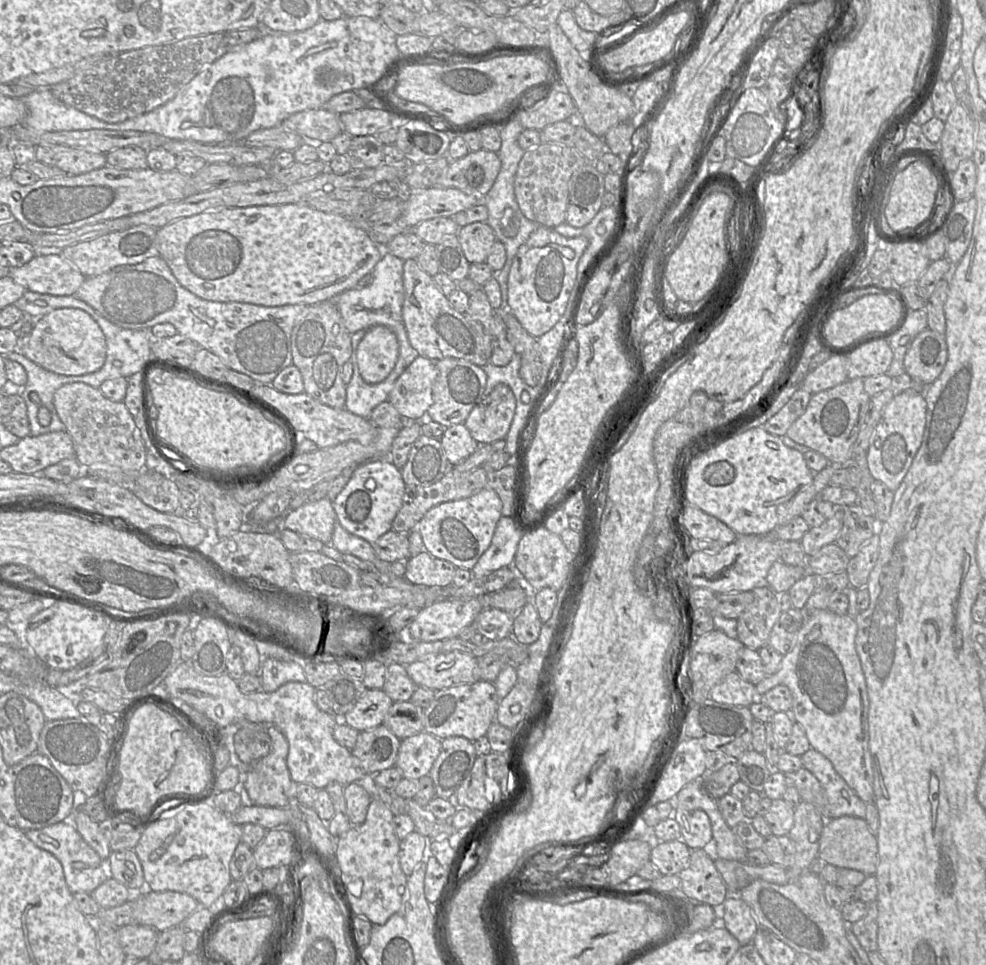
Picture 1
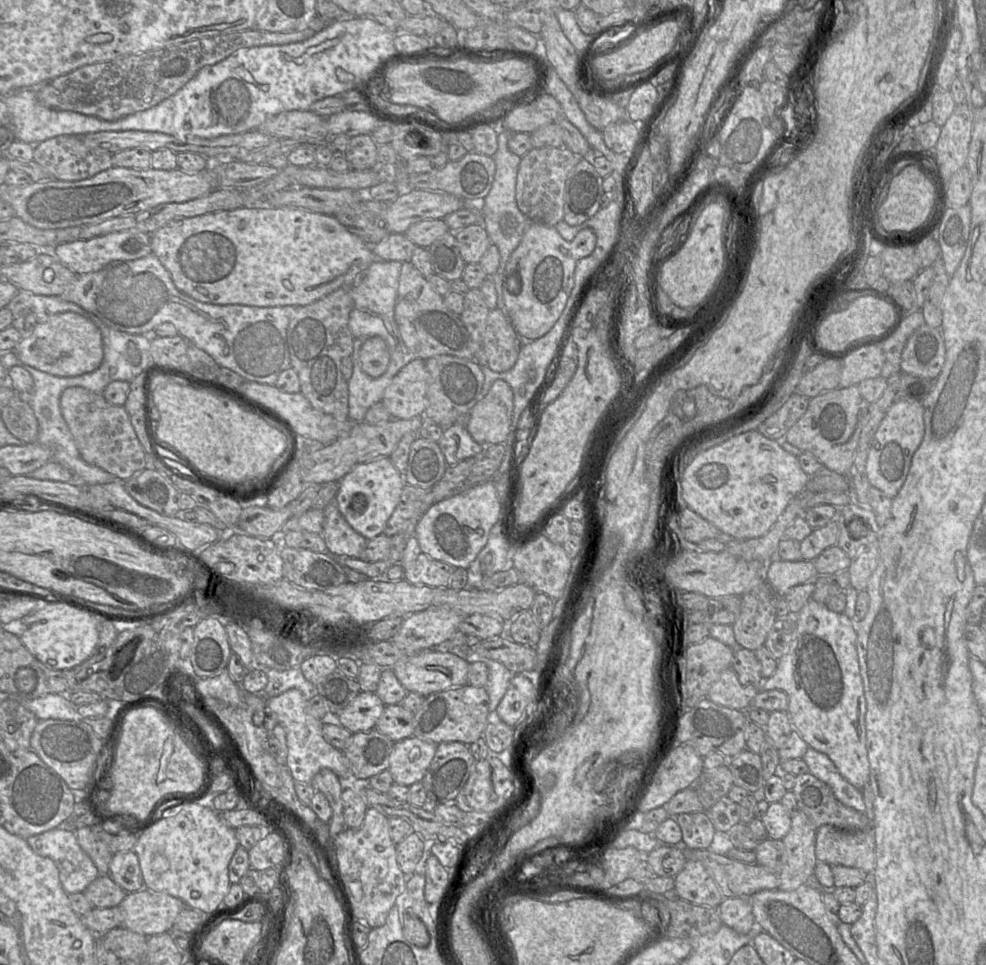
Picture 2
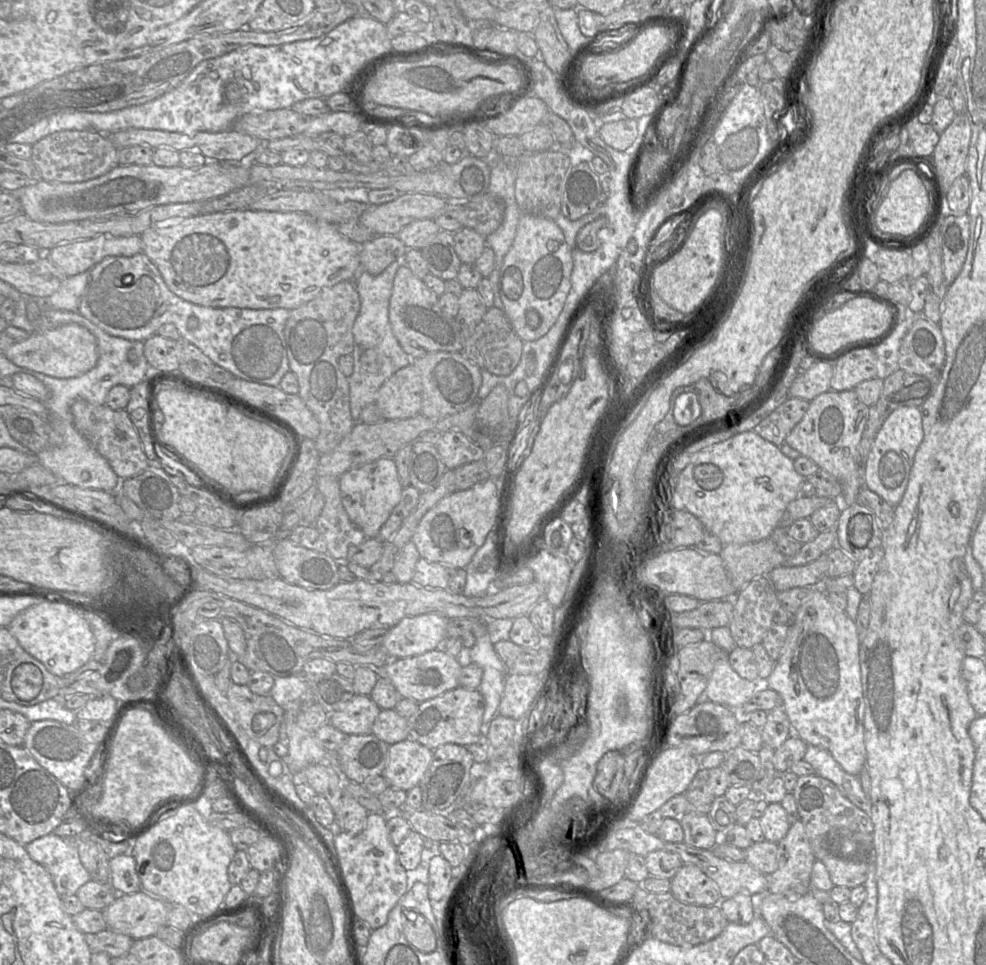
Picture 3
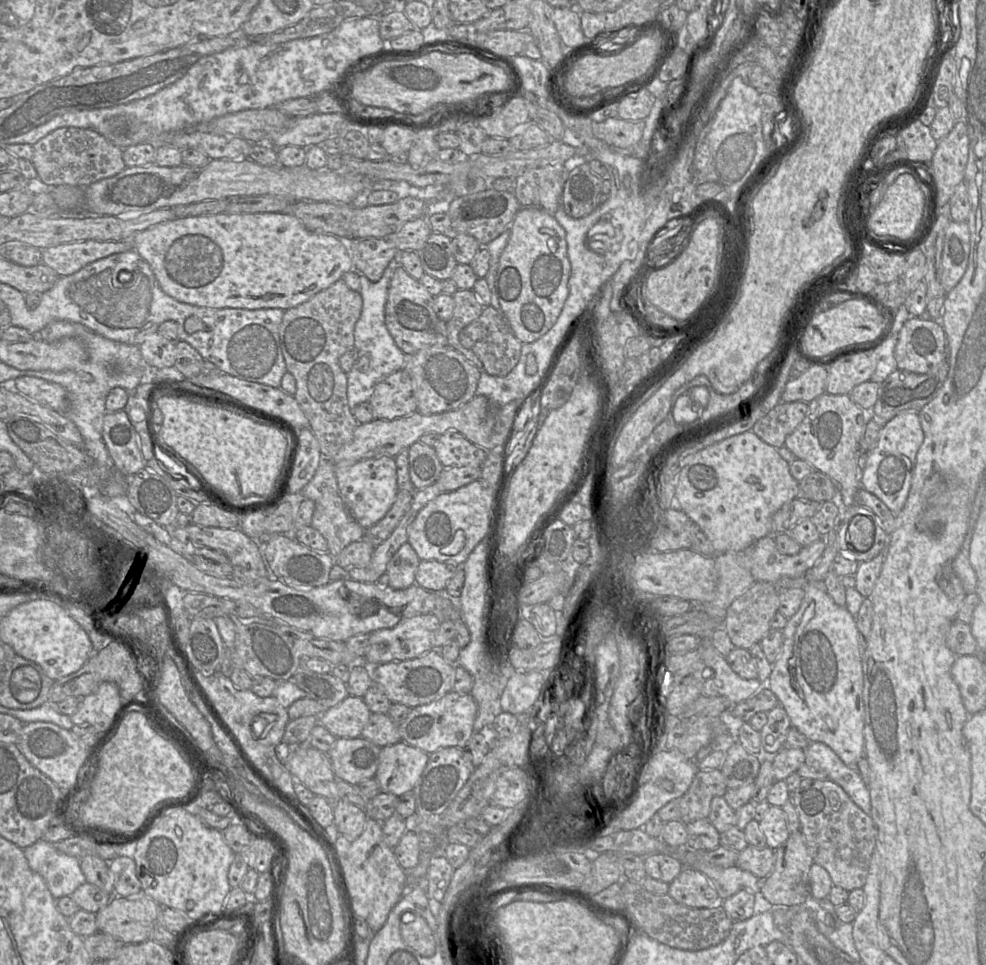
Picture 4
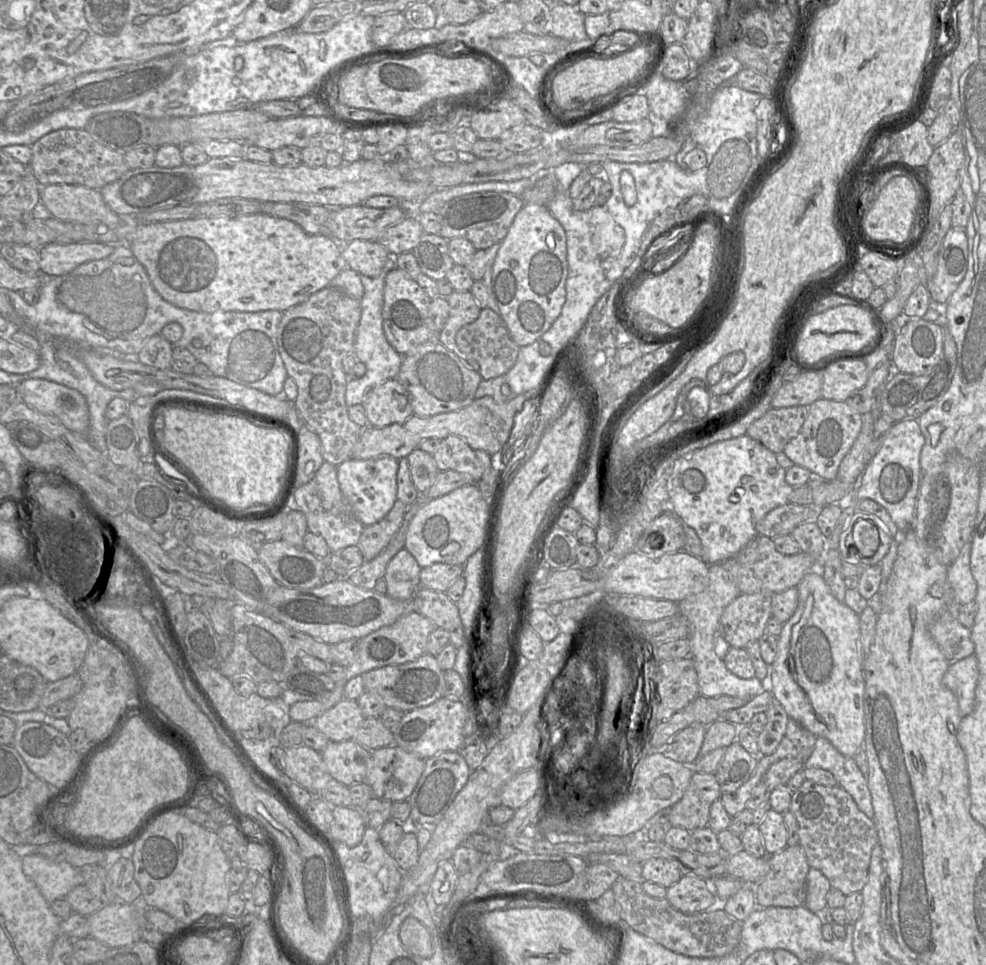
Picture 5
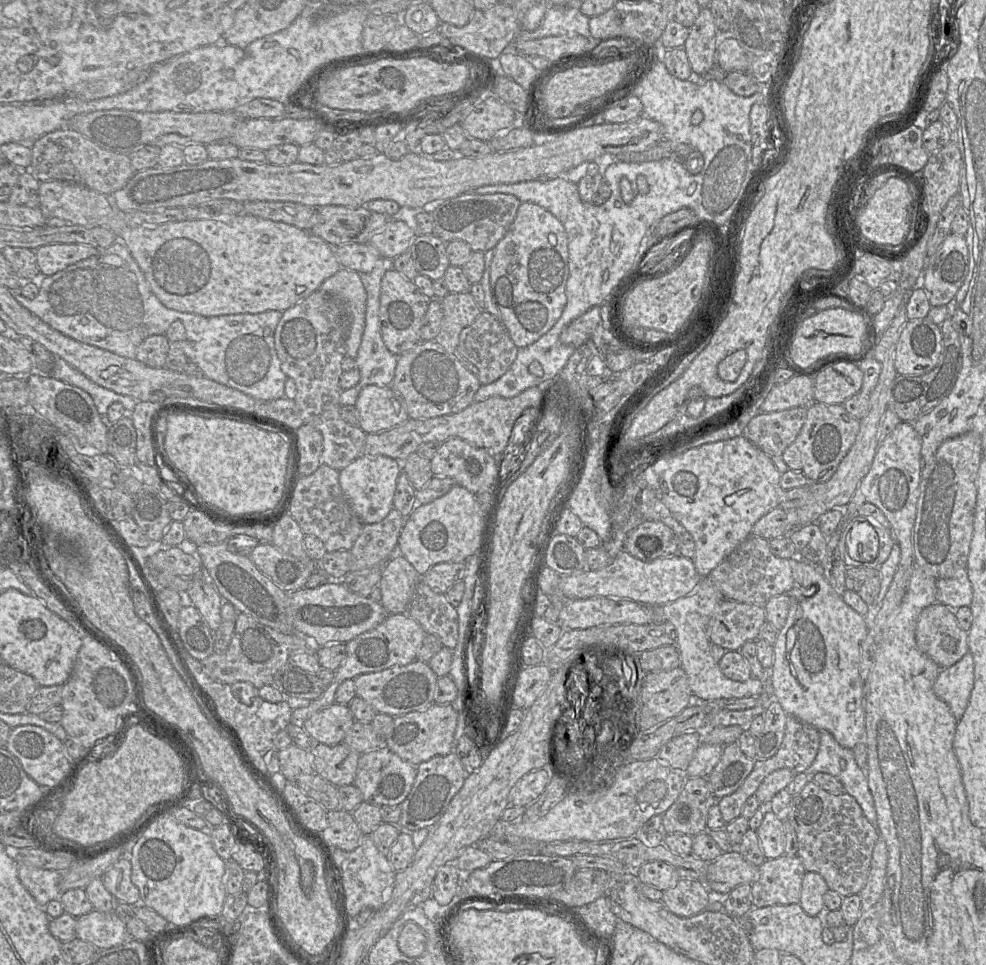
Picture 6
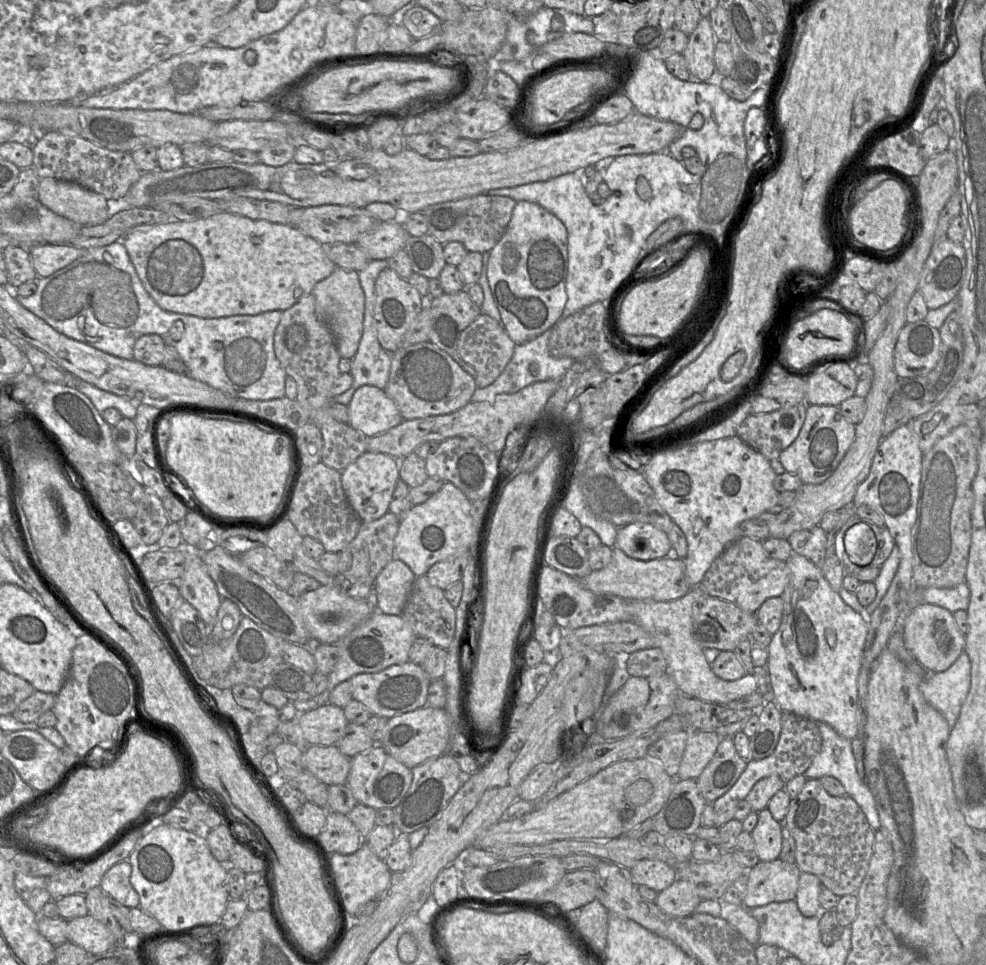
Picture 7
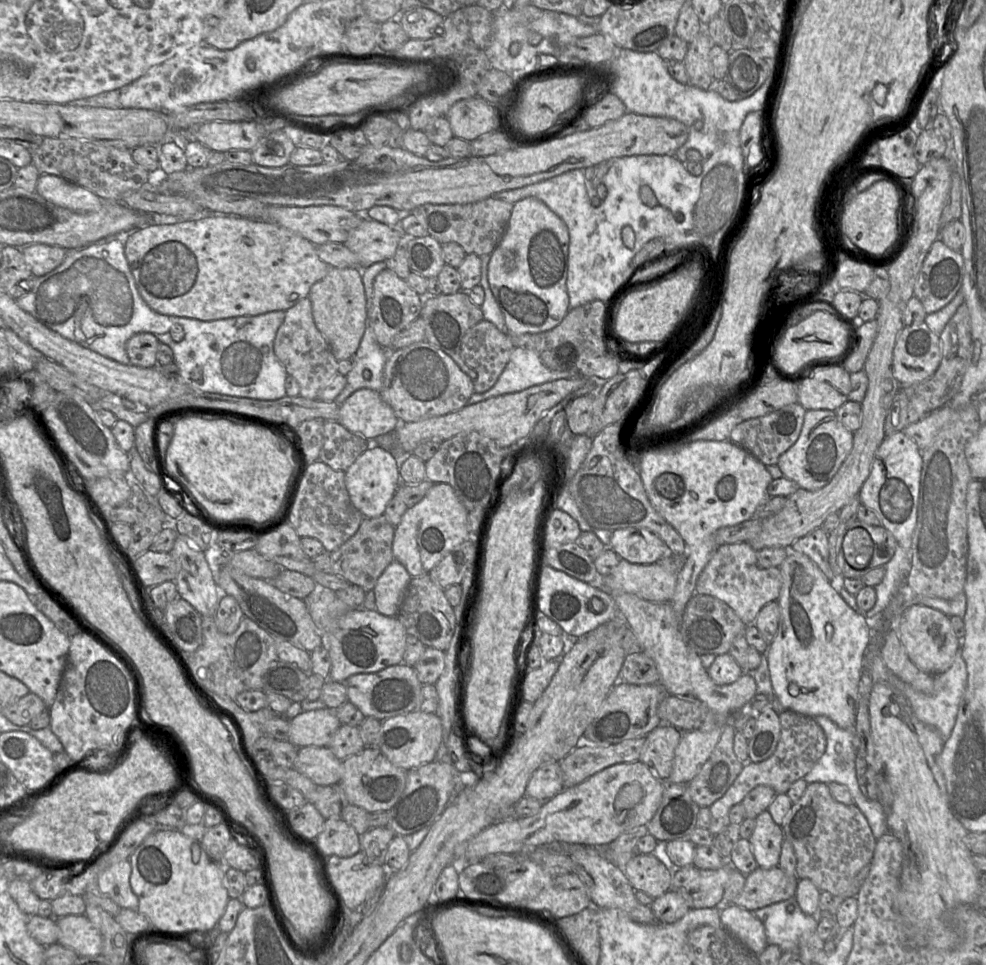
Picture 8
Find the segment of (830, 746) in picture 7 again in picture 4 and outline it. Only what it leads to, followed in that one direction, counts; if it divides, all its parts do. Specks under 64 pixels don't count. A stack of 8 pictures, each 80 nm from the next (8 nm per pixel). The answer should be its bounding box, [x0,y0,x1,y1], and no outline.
[805,742,871,814]

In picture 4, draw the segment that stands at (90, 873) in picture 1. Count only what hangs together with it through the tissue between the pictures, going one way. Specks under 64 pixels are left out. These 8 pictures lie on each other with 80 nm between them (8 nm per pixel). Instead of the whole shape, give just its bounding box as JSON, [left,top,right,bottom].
[23,840,86,899]

